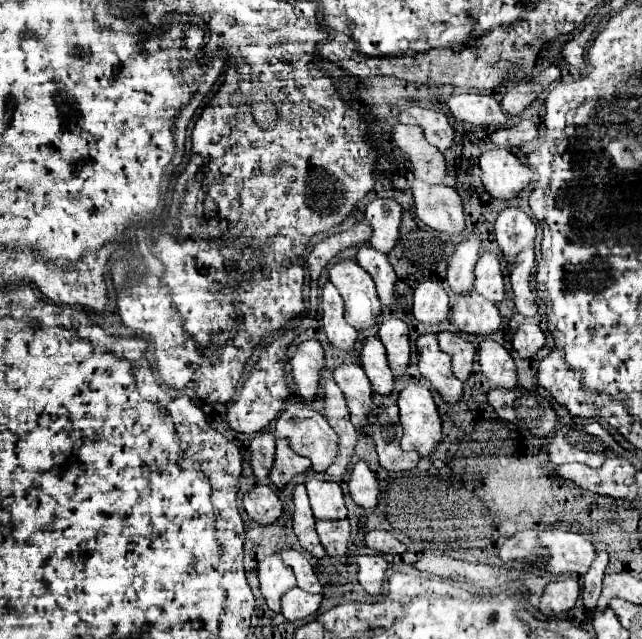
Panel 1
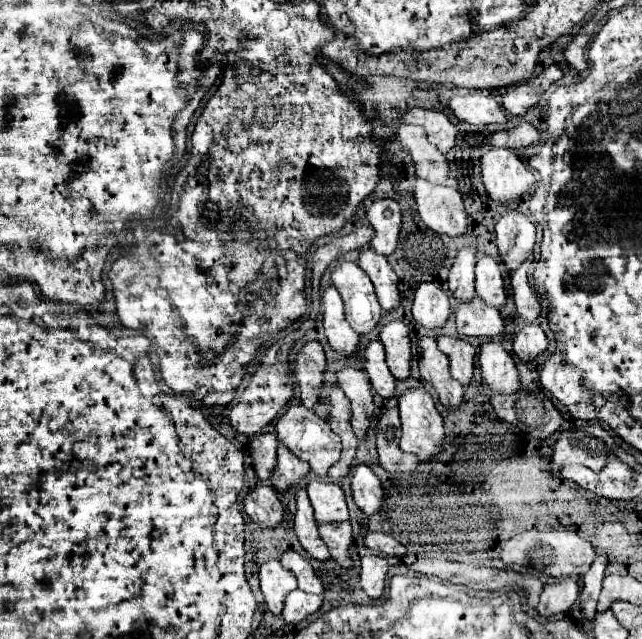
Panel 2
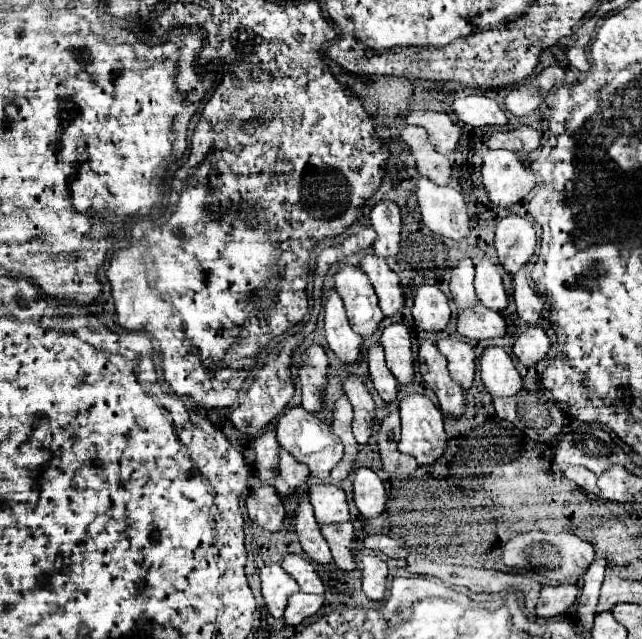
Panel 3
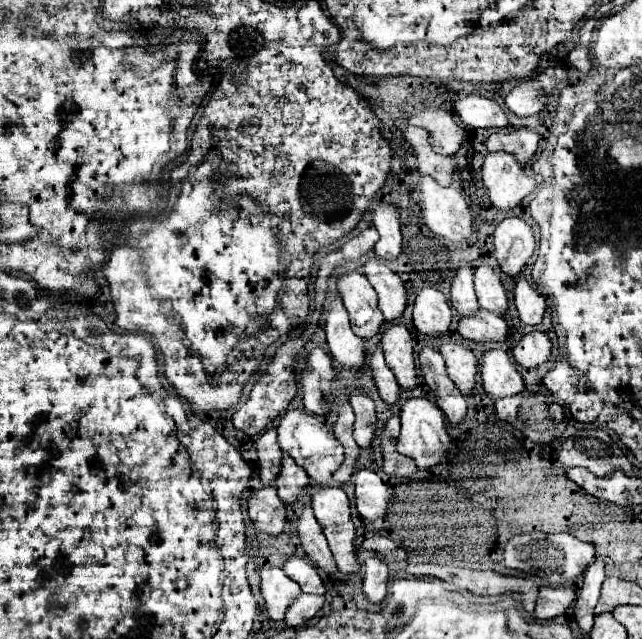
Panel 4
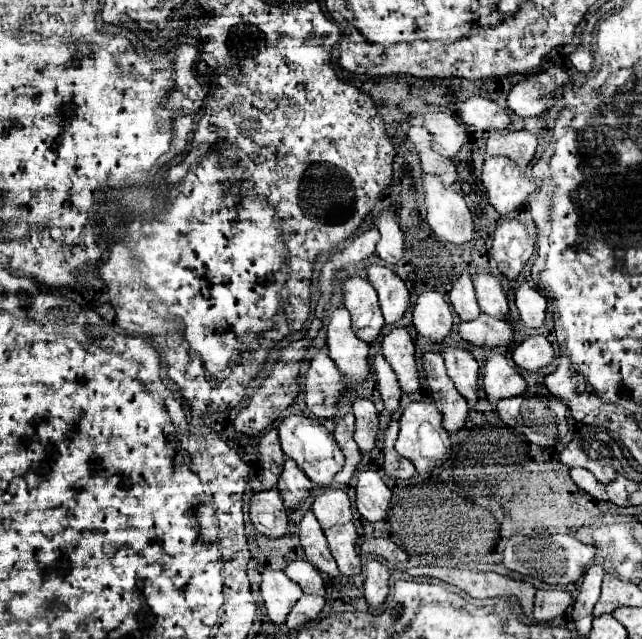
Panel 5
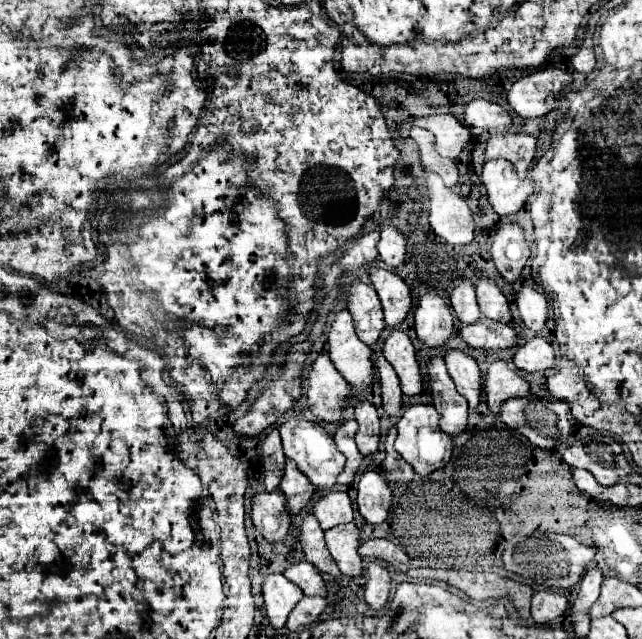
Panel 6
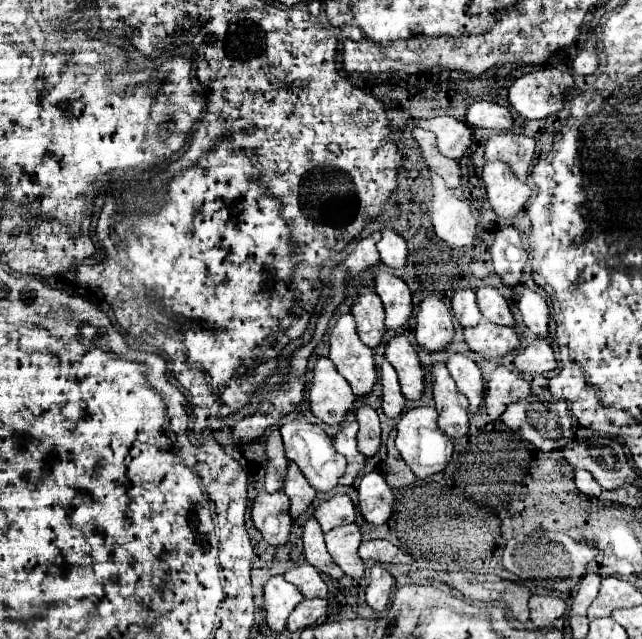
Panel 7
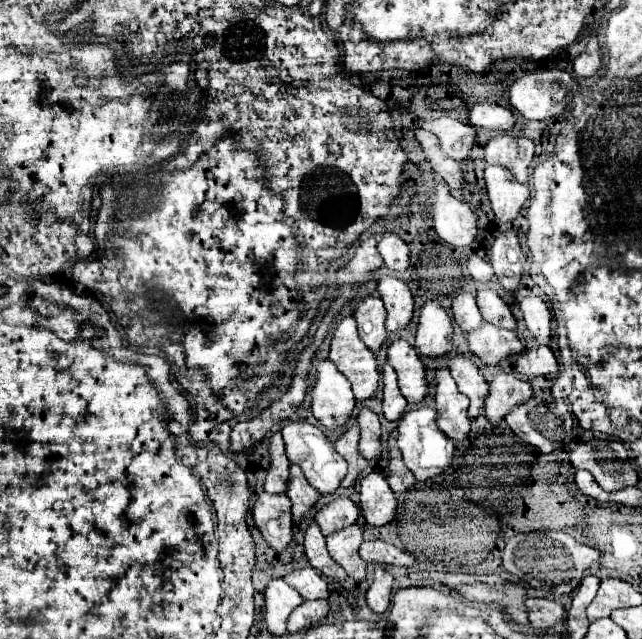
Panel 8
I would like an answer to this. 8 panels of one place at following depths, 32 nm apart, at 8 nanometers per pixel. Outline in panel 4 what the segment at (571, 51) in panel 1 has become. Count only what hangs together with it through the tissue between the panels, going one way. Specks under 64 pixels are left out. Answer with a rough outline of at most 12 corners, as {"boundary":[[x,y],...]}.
{"boundary":[[576,46],[568,60],[580,72],[592,68],[586,46]]}

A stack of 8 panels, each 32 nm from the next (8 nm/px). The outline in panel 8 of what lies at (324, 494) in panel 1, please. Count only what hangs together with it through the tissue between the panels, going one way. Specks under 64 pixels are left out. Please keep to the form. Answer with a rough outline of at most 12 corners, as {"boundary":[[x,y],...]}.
{"boundary":[[340,496],[316,514],[324,536],[356,524],[358,506]]}

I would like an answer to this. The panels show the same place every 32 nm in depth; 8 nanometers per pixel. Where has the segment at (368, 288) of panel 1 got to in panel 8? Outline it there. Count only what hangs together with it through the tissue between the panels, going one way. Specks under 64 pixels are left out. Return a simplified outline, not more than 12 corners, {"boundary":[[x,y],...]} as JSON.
{"boundary":[[380,298],[358,304],[354,318],[362,342],[378,354],[388,340]]}

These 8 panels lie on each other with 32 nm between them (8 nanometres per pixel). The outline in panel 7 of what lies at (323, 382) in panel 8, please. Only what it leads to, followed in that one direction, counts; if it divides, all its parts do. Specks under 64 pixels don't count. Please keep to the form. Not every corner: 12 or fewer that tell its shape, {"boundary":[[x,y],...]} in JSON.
{"boundary":[[318,358],[308,390],[310,410],[340,426],[356,396],[330,358]]}

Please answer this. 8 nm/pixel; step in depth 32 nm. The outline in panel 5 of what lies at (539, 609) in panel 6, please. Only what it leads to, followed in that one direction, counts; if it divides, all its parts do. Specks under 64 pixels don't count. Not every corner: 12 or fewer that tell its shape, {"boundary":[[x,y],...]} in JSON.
{"boundary":[[538,590],[532,616],[552,622],[572,604],[570,592]]}

